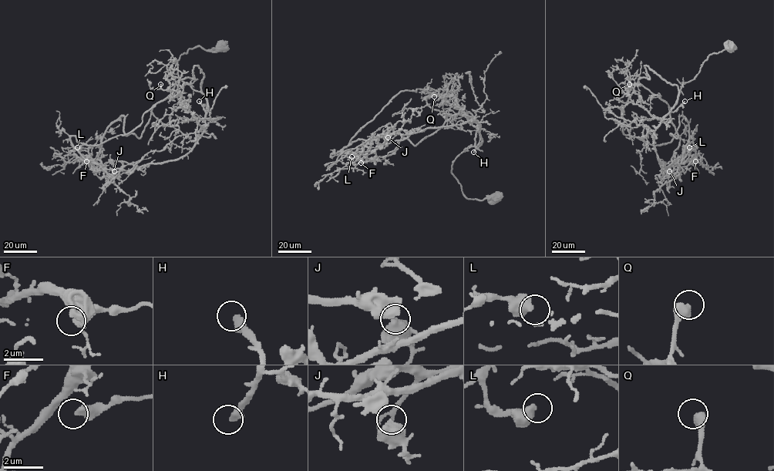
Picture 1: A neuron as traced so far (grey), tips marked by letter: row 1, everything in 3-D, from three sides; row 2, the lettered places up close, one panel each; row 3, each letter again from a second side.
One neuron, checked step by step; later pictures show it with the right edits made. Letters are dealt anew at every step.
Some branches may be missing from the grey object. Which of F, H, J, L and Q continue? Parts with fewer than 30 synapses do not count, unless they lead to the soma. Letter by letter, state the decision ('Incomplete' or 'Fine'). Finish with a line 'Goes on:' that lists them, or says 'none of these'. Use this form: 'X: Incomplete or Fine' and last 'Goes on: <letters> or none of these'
F: Fine
H: Incomplete
J: Fine
L: Fine
Q: Fine
Goes on: H

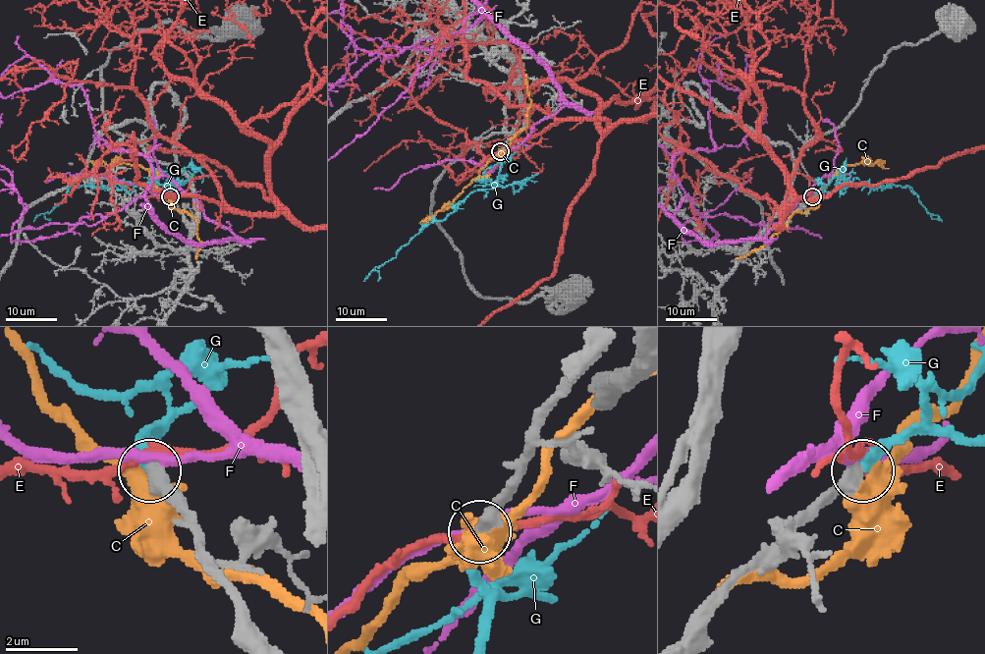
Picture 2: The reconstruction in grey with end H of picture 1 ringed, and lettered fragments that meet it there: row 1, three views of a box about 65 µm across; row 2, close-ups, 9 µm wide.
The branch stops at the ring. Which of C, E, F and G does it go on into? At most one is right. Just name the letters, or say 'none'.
G

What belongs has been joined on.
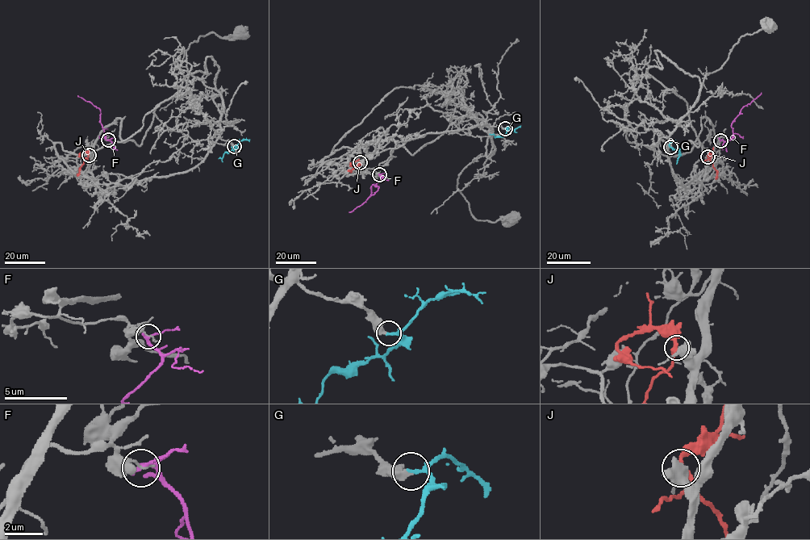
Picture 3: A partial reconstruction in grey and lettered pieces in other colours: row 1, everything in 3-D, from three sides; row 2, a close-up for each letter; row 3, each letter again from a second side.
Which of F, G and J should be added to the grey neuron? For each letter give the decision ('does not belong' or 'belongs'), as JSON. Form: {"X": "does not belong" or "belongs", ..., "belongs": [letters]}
{"F": "does not belong", "G": "belongs", "J": "does not belong", "belongs": ["G"]}

